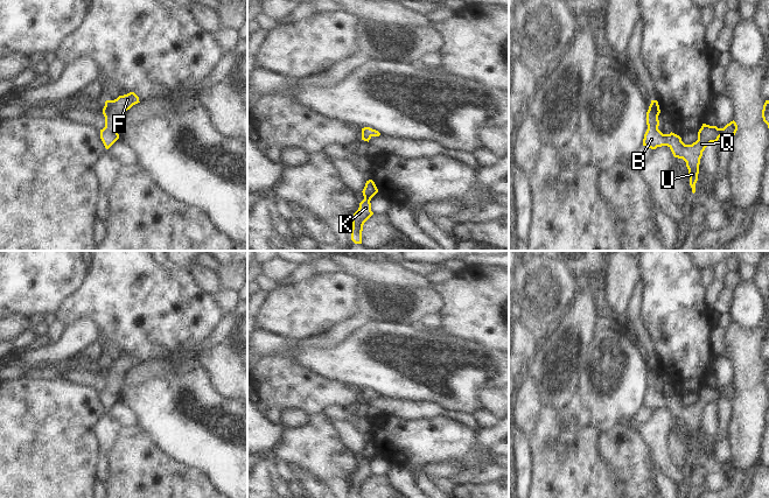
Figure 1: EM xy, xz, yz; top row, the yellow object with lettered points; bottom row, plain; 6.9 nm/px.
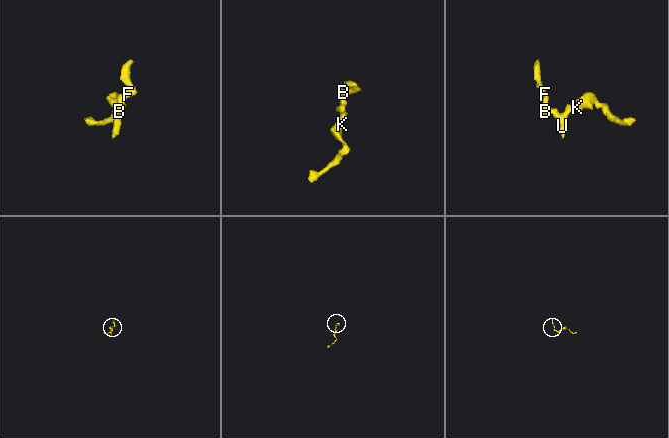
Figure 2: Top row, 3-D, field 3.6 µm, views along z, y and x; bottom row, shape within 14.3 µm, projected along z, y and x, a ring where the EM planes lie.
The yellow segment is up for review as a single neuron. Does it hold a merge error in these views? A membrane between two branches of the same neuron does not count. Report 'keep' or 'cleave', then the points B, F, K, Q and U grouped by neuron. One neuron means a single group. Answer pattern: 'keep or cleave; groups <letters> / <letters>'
keep; groups B F K Q U

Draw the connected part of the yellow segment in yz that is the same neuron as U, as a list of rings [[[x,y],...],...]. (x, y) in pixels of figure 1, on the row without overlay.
[[[651,362],[651,365],[646,373],[648,391],[644,395],[643,407],[651,411],[667,407],[674,419],[683,420],[686,423],[690,437],[690,447],[692,449],[692,454],[694,455],[702,413],[711,404],[716,404],[720,398],[725,397],[733,400],[737,392],[737,386],[734,381],[727,385],[723,390],[702,385],[701,390],[698,393],[698,401],[692,406],[685,406],[679,397],[672,393],[670,395],[663,395],[658,391],[659,374],[660,371],[658,363]]]

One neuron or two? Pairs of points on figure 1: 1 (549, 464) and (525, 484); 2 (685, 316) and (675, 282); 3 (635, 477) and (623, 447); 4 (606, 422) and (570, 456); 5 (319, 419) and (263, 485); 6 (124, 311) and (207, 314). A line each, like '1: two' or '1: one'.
1: two
2: one
3: one
4: two
5: one
6: one

